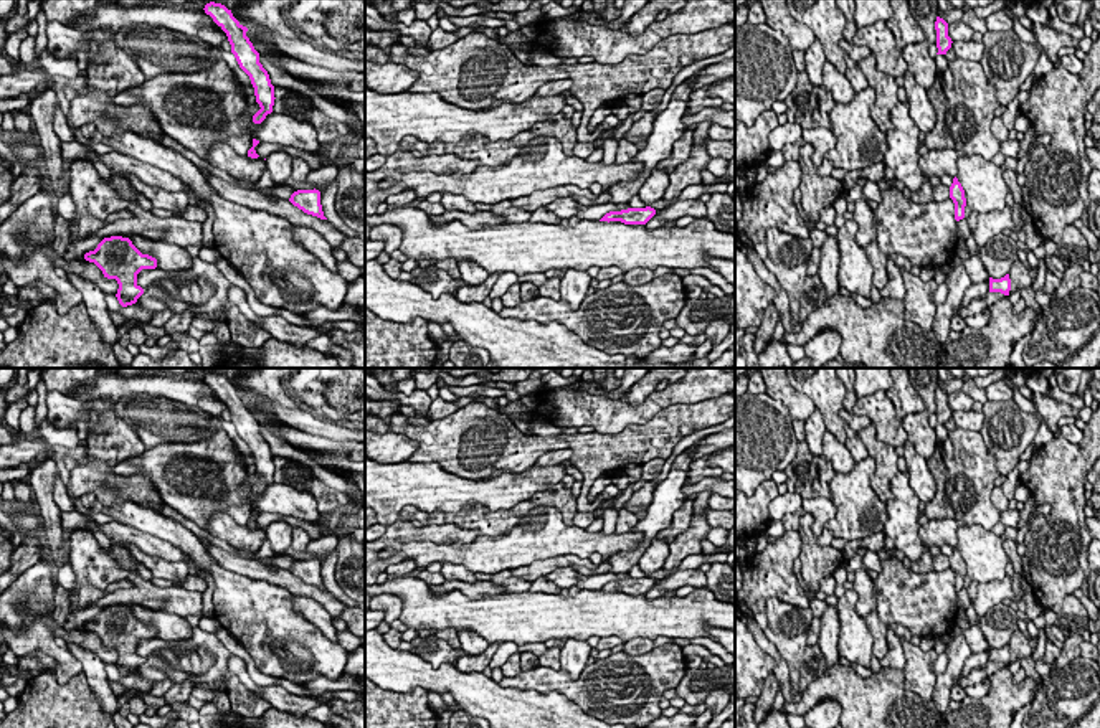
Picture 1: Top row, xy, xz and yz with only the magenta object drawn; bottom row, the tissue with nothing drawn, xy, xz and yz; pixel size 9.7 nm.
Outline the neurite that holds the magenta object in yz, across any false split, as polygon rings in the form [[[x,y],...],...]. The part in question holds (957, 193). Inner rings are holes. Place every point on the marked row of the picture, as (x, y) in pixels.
[[[953,178],[953,183],[950,187],[950,198],[955,203],[955,220],[960,221],[965,218],[965,206],[966,206],[966,198],[965,198],[965,190],[958,178]]]

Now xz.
[[[651,206],[628,208],[621,211],[609,211],[600,221],[608,221],[608,223],[621,221],[624,225],[646,225],[654,215],[656,215],[656,210]]]

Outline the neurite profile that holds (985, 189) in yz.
[[[960,154],[958,182],[965,190],[966,205],[978,213],[1004,210],[1008,185],[1001,167],[981,155]]]

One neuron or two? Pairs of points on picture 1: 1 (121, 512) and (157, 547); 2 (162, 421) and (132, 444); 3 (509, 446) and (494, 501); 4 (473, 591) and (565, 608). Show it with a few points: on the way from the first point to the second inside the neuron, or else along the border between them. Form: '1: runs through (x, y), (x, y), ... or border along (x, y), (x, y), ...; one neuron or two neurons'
1: border along (116, 520), (161, 537), (174, 547); two neurons
2: border along (113, 410), (146, 448); two neurons
3: border along (534, 464), (512, 472); two neurons
4: border along (456, 590), (471, 598), (509, 593); two neurons

